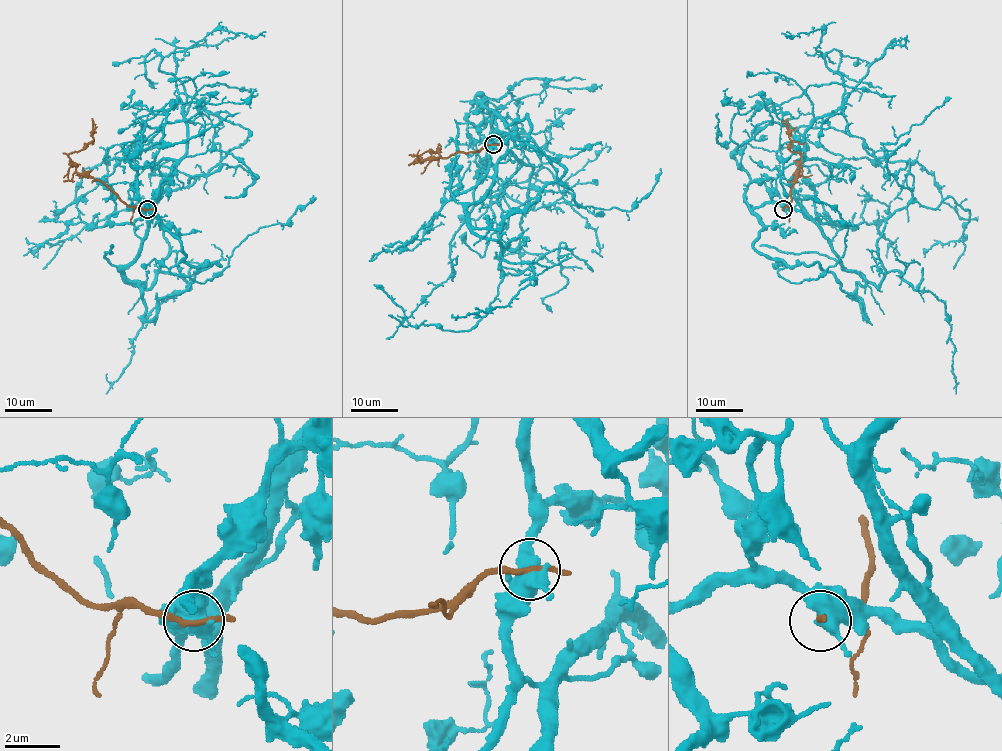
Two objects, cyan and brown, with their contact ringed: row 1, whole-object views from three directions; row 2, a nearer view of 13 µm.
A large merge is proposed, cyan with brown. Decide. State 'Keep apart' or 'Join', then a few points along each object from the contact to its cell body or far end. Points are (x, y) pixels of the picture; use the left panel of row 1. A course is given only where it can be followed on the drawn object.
Join. Course of cyan: (147, 210), (122, 271), (149, 288), (168, 241), (154, 205), (220, 161), (207, 98). Course of brown: (147, 210), (128, 206), (103, 183), (83, 177), (76, 171), (68, 155), (83, 149), (93, 140), (93, 121)

